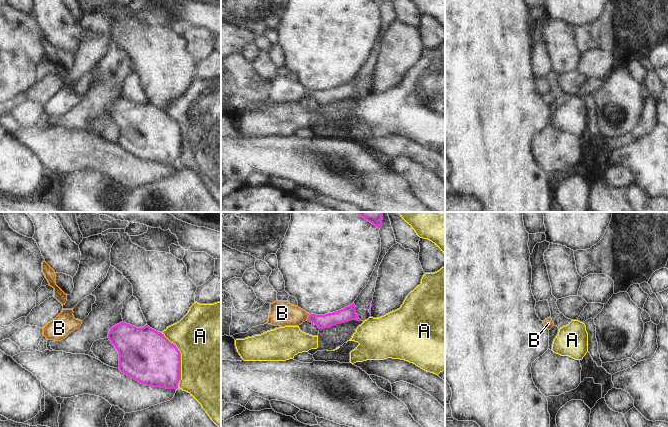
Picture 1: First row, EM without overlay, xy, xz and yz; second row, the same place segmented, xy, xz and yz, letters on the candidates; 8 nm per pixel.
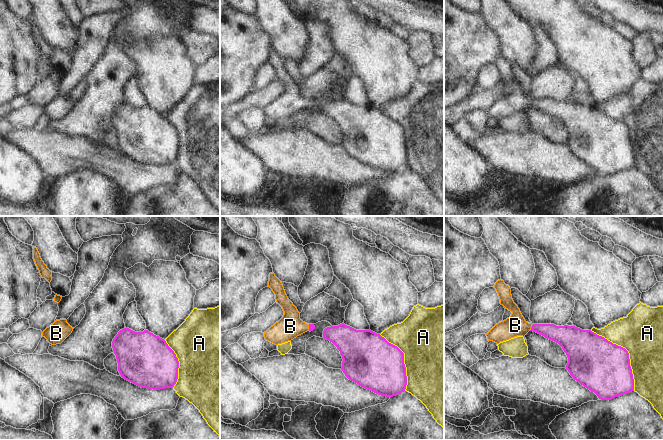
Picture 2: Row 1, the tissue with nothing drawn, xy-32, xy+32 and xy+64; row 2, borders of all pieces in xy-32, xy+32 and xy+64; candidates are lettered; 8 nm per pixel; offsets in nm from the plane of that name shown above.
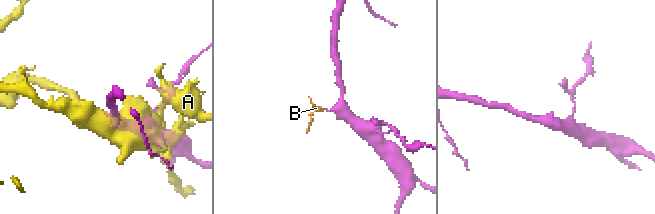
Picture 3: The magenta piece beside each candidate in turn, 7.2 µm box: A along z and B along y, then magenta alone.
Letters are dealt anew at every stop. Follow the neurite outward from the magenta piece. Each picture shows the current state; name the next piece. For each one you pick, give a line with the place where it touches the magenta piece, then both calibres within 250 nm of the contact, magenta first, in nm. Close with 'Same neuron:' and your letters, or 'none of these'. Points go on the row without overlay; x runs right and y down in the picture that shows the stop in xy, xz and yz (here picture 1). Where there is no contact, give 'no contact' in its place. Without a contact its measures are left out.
B: xz (308, 93) | 110/200 nm
Same neuron: B

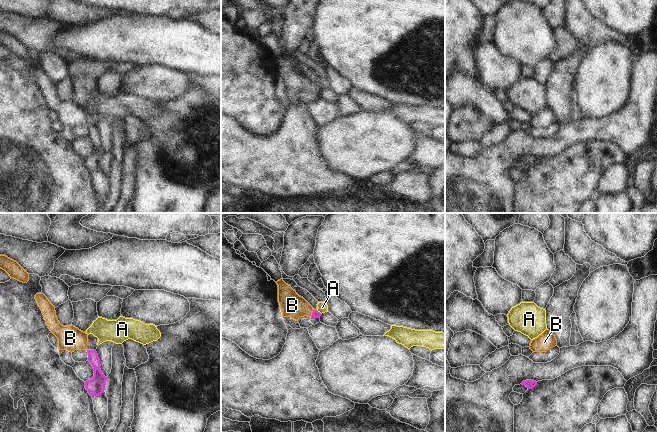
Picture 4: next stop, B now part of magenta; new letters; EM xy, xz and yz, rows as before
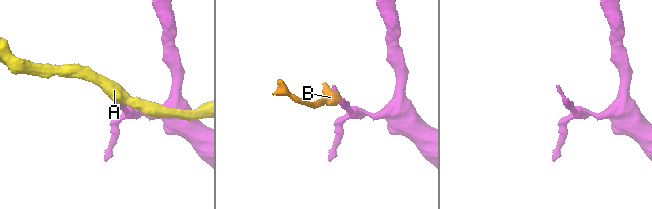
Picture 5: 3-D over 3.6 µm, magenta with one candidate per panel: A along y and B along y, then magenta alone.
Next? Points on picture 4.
B: xz (312, 89) | 60/190 nm
Same neuron: B

